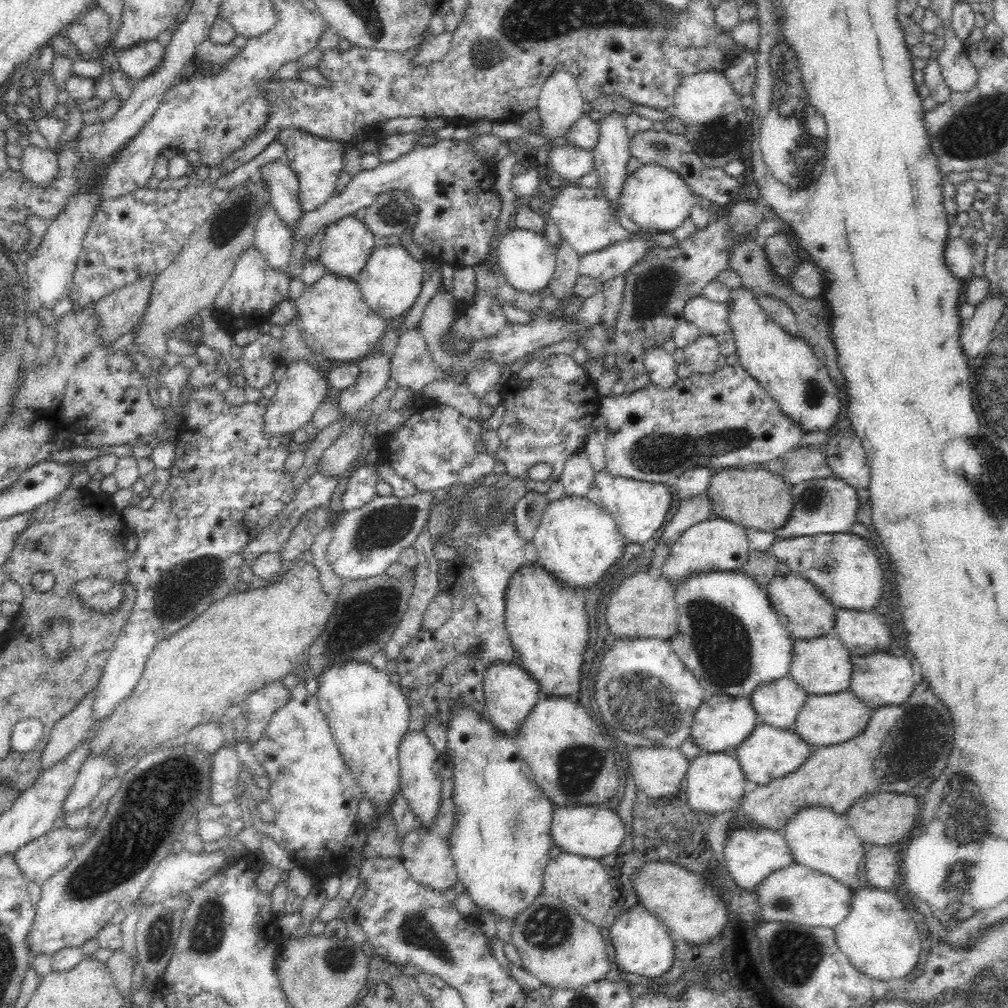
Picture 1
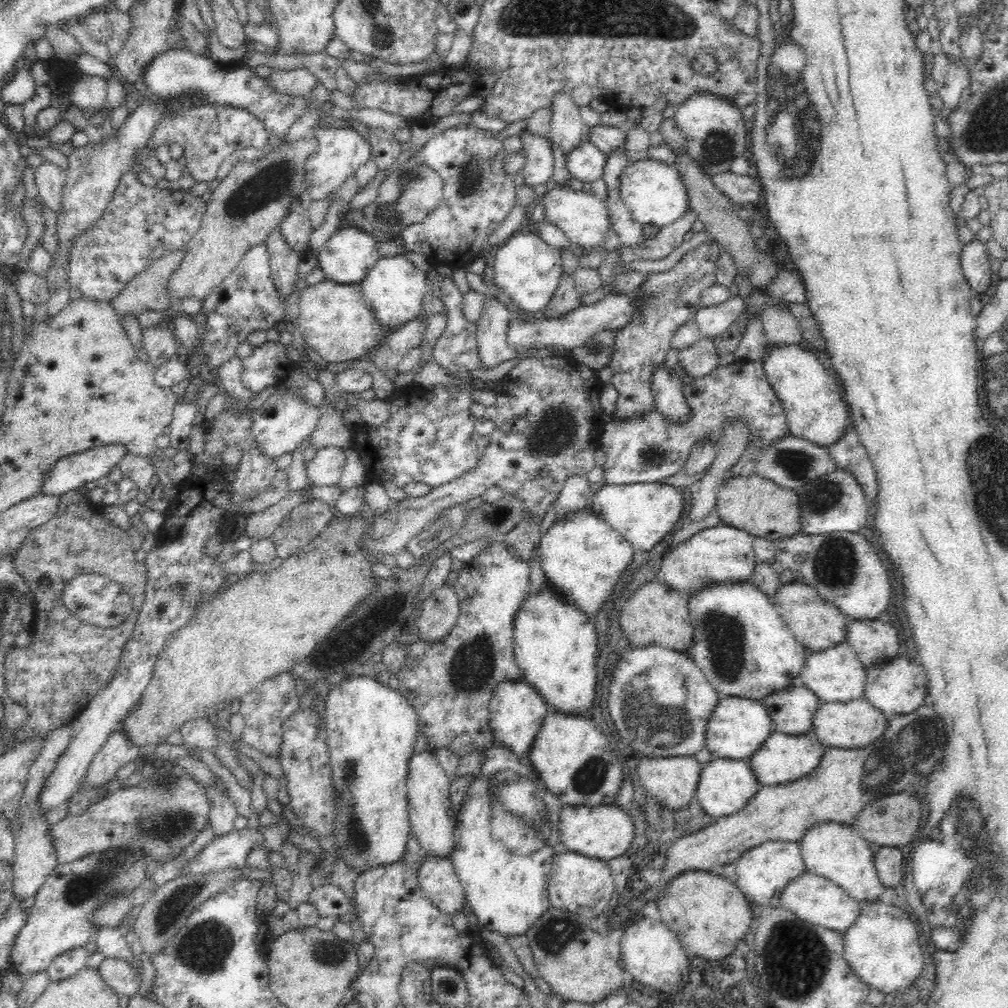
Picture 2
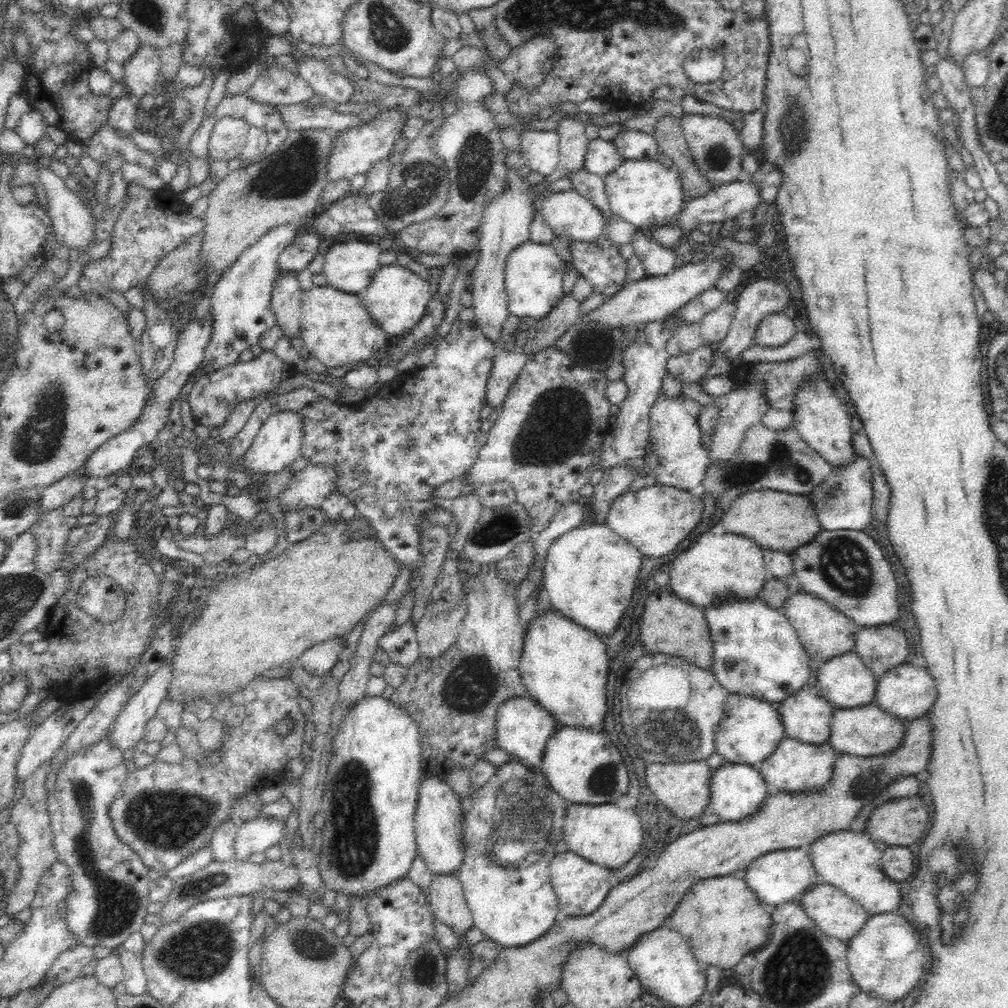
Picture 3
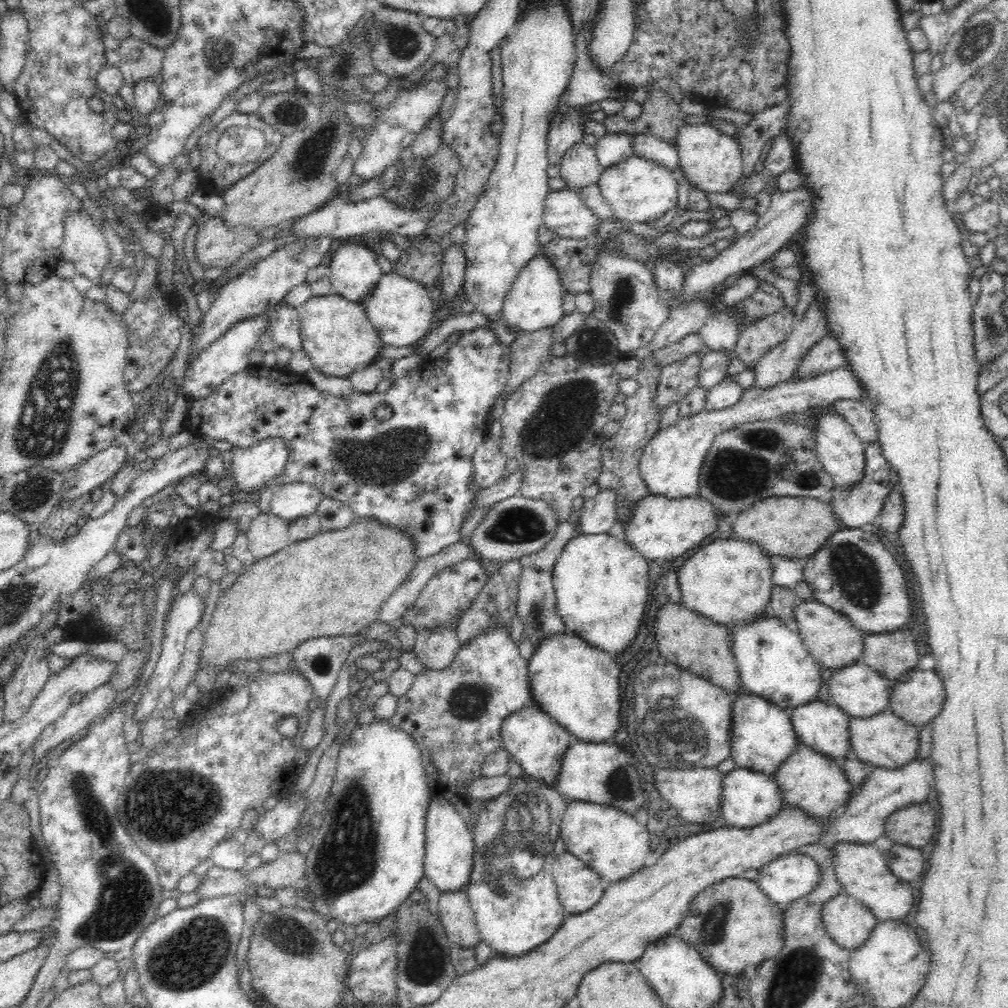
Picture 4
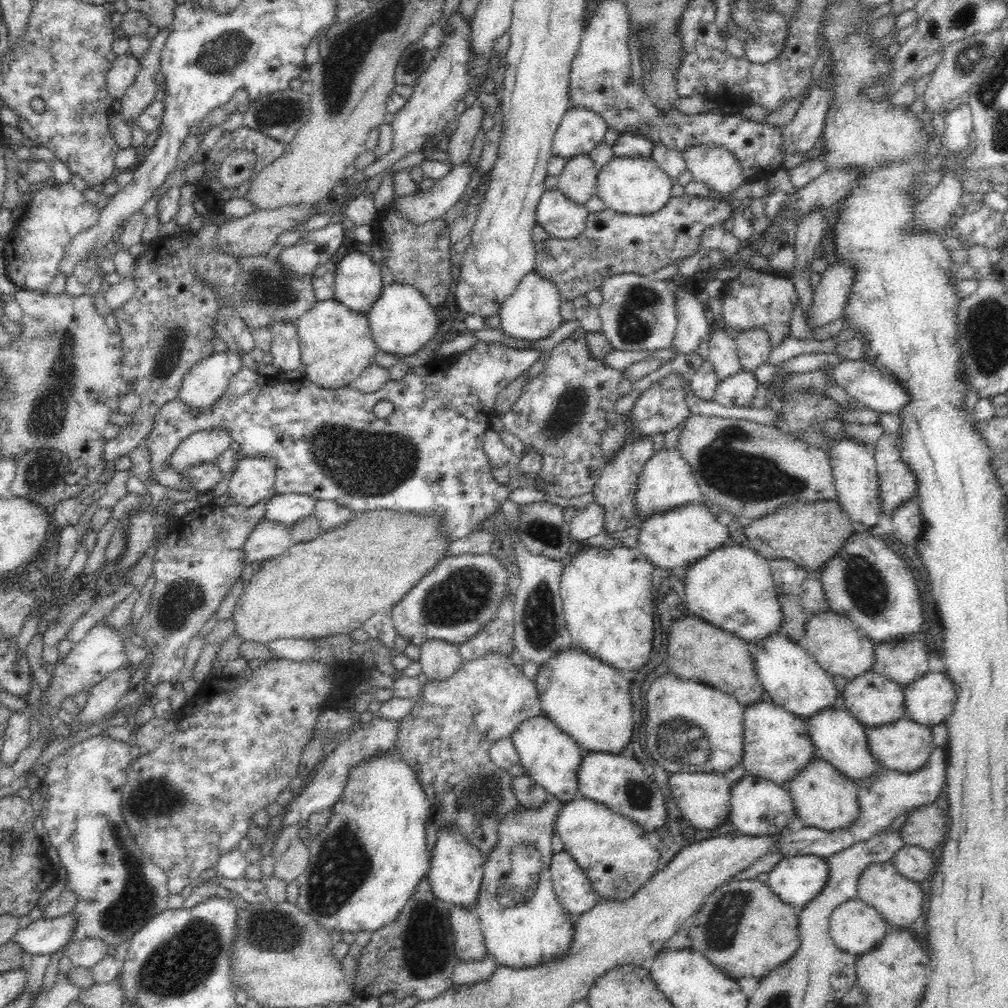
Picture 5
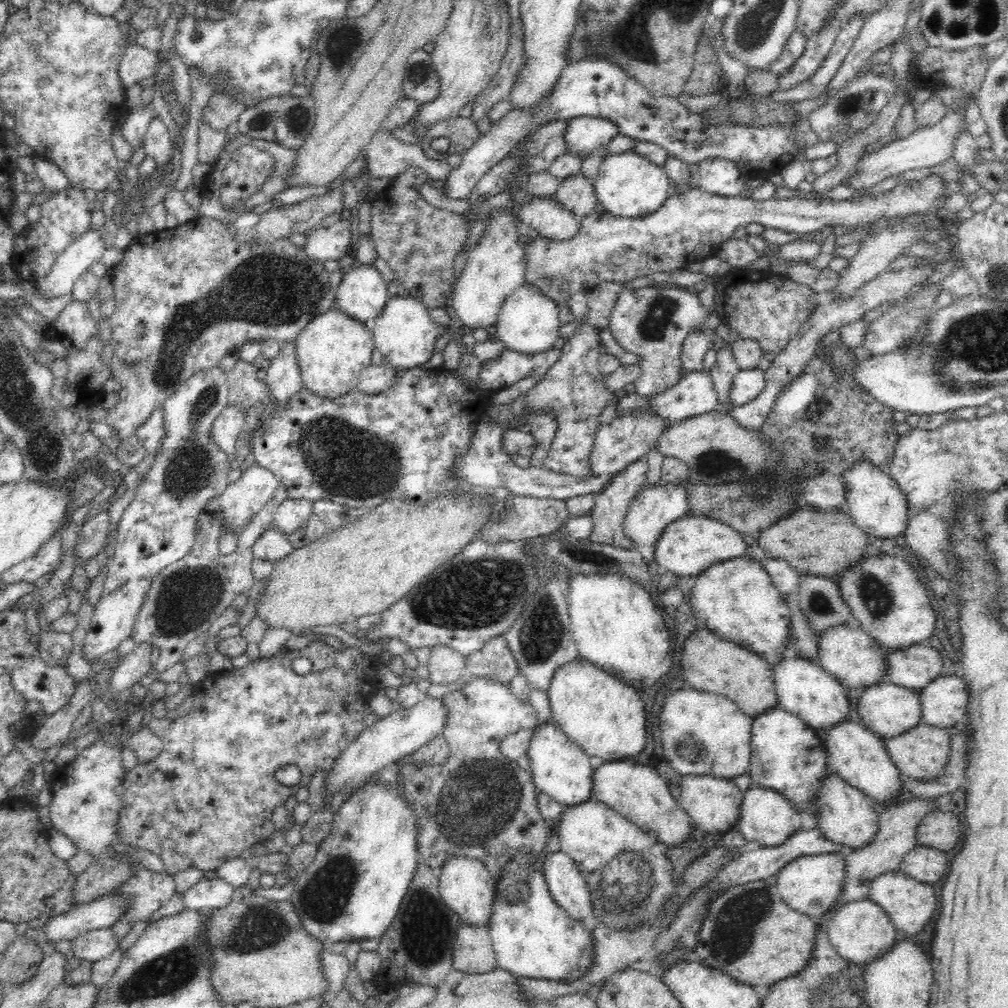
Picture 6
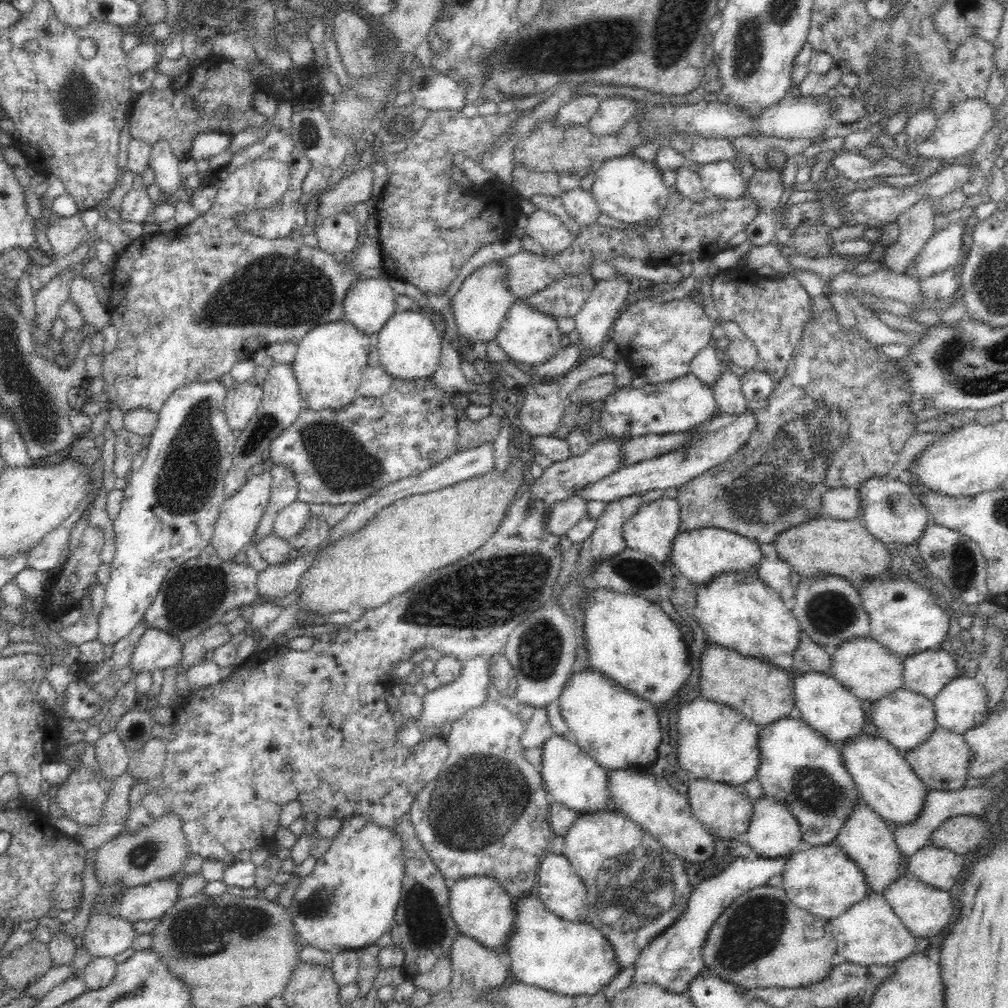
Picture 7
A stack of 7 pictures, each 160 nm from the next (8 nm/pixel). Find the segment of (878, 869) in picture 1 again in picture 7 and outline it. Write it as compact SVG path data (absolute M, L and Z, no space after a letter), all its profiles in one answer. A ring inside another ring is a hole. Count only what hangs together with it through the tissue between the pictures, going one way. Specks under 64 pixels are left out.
M926 844L908 860L906 871L919 882L950 891L962 874L963 859L963 854Z

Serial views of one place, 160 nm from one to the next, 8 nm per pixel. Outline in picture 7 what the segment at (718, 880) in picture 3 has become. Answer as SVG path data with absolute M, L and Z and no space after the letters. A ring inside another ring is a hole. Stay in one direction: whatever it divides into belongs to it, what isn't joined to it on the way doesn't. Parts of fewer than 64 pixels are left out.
M758 886L736 898L719 918L716 918L702 946L702 959L704 967L707 967L710 974L718 975L747 989L780 986L794 988L794 986L808 986L826 978L832 970L830 958L834 956L834 952L836 953L836 942L828 919L820 919L794 906L783 888Z

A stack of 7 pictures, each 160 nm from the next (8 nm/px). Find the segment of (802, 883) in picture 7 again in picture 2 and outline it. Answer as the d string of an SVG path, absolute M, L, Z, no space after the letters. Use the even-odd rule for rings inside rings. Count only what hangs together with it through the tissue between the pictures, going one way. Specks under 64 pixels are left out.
M767 841L758 844L758 846L752 846L748 850L744 850L744 853L734 862L736 874L733 878L734 884L737 888L750 900L764 906L778 906L778 894L784 889L784 886L797 878L800 874L805 872L805 865L800 853L800 847L796 842L786 841Z

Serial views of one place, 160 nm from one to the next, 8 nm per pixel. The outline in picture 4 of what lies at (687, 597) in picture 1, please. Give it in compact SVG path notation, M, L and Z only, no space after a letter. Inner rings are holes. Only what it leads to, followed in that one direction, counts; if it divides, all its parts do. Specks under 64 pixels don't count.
M762 612L752 622L728 628L742 692L756 694L779 707L791 710L817 699L822 684L819 666L812 659L798 631L790 630L779 618Z

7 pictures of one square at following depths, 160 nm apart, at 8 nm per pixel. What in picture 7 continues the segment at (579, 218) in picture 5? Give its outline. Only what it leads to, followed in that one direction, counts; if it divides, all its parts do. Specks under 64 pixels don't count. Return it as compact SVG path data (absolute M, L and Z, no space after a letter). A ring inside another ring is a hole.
M536 209L527 215L526 236L531 236L544 248L545 252L556 254L568 248L575 235L549 211Z

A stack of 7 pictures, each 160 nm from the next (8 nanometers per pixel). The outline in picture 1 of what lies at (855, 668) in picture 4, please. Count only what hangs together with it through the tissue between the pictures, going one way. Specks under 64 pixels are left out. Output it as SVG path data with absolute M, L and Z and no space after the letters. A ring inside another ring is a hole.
M833 633L816 638L792 638L791 664L787 676L807 694L834 694L846 691L852 674L852 654Z

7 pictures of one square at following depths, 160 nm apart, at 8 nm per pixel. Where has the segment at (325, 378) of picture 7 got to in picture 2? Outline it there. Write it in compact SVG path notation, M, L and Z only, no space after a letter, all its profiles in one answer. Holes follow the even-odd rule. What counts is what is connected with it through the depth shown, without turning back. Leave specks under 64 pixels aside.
M324 279L307 285L299 293L297 324L307 346L311 346L326 362L346 362L372 351L389 332L366 306L359 284L340 284Z

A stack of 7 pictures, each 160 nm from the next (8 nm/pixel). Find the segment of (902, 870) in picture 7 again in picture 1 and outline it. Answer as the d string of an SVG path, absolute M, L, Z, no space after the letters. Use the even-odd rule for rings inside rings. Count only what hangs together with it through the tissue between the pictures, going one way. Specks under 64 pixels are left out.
M758 722L732 753L740 763L740 769L744 773L747 784L755 787L794 772L810 756L812 749L813 746L804 742L792 729L778 729Z

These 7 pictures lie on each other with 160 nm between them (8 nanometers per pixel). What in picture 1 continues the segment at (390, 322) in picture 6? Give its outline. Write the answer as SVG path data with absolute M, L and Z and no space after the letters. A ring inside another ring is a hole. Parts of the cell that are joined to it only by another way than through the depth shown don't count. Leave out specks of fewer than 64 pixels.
M378 241L368 256L368 262L356 277L356 282L366 304L390 321L409 311L418 298L423 283L422 263L412 257L404 245L388 245Z

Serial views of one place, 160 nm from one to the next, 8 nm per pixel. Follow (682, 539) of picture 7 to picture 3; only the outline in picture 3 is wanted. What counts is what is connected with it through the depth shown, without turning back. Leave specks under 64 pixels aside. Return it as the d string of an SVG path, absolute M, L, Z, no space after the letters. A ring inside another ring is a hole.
M657 483L639 489L622 490L612 498L605 524L616 534L628 540L644 556L658 558L666 556L676 548L676 544L694 530L699 524L704 510L704 503L700 497L694 496L687 490L680 490L673 486Z

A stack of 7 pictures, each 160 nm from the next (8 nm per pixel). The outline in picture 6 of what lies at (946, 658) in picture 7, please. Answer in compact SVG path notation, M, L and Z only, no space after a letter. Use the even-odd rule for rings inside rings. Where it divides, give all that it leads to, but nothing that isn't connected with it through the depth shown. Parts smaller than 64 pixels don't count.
M927 643L912 644L906 648L898 648L898 650L889 649L886 657L886 680L913 691L922 690L932 678L938 678L944 673L940 653L934 646L931 647Z

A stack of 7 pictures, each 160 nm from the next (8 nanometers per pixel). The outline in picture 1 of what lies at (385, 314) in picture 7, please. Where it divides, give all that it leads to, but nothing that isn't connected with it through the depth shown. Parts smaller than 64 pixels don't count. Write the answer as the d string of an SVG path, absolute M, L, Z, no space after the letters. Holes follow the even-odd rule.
M355 214L344 215L323 232L319 259L328 271L356 278L378 239Z

